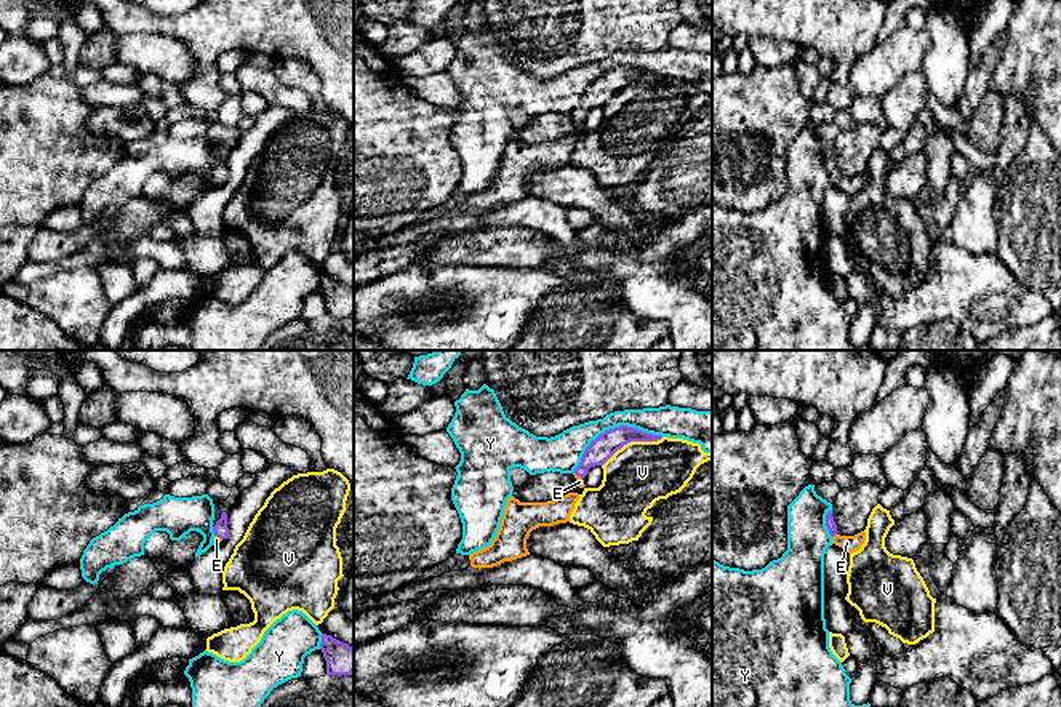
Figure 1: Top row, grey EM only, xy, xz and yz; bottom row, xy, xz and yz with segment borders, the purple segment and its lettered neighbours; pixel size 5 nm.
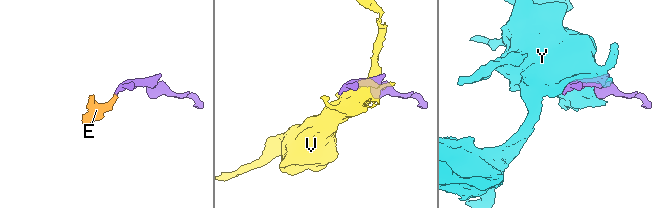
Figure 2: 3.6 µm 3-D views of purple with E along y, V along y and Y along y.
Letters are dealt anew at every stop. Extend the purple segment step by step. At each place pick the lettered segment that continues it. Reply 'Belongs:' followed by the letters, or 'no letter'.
Belongs: E

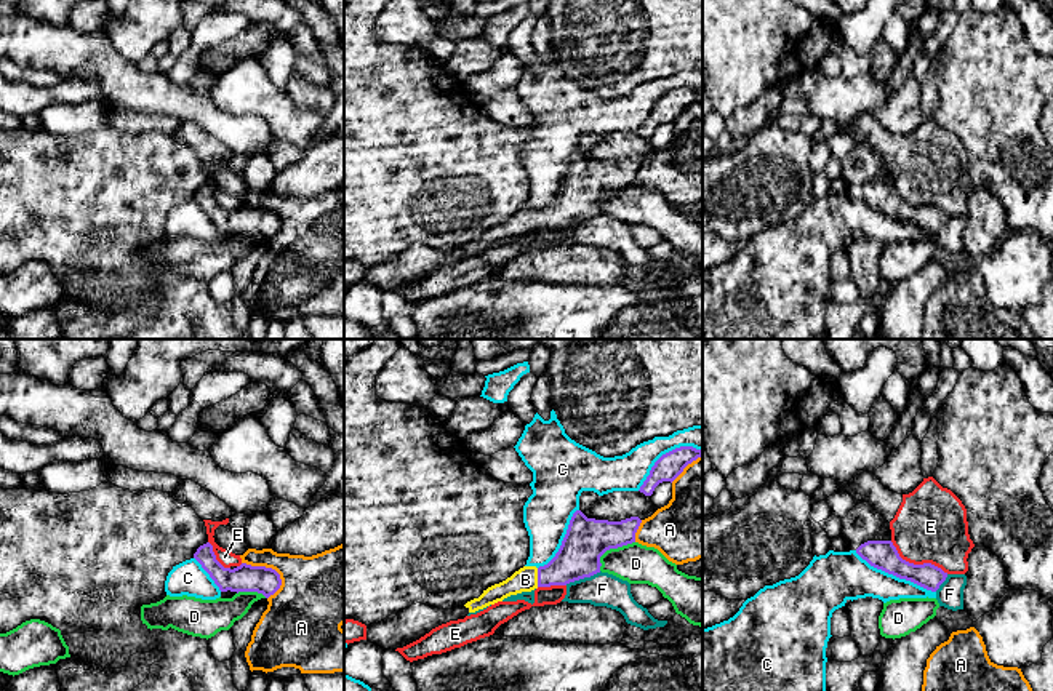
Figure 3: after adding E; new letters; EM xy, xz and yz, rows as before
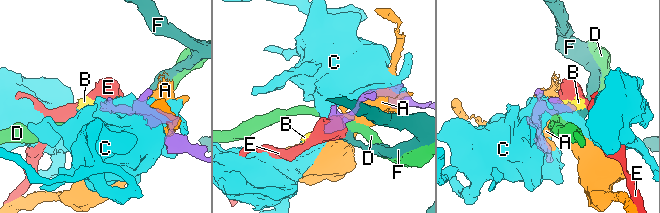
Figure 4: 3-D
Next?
Belongs: B

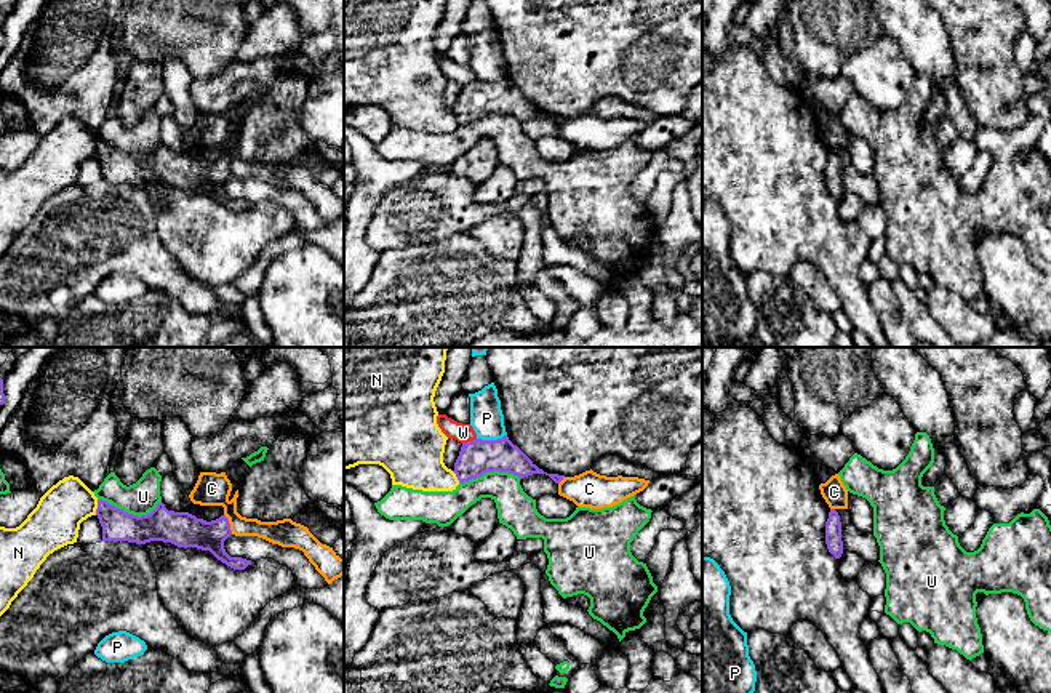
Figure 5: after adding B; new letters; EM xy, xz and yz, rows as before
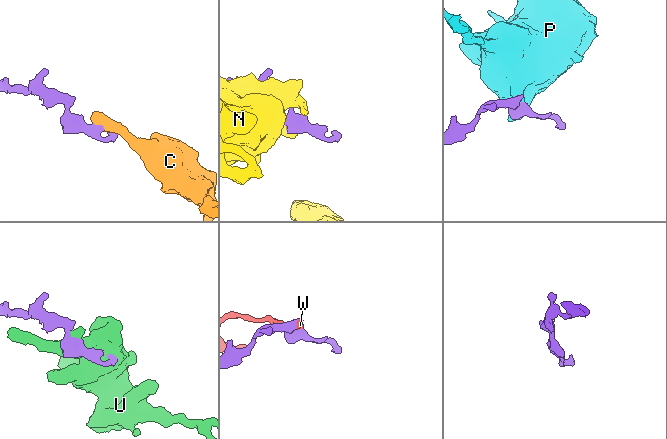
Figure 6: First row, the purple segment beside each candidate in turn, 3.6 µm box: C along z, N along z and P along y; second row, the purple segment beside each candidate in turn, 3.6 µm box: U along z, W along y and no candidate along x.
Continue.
Belongs: no letter

